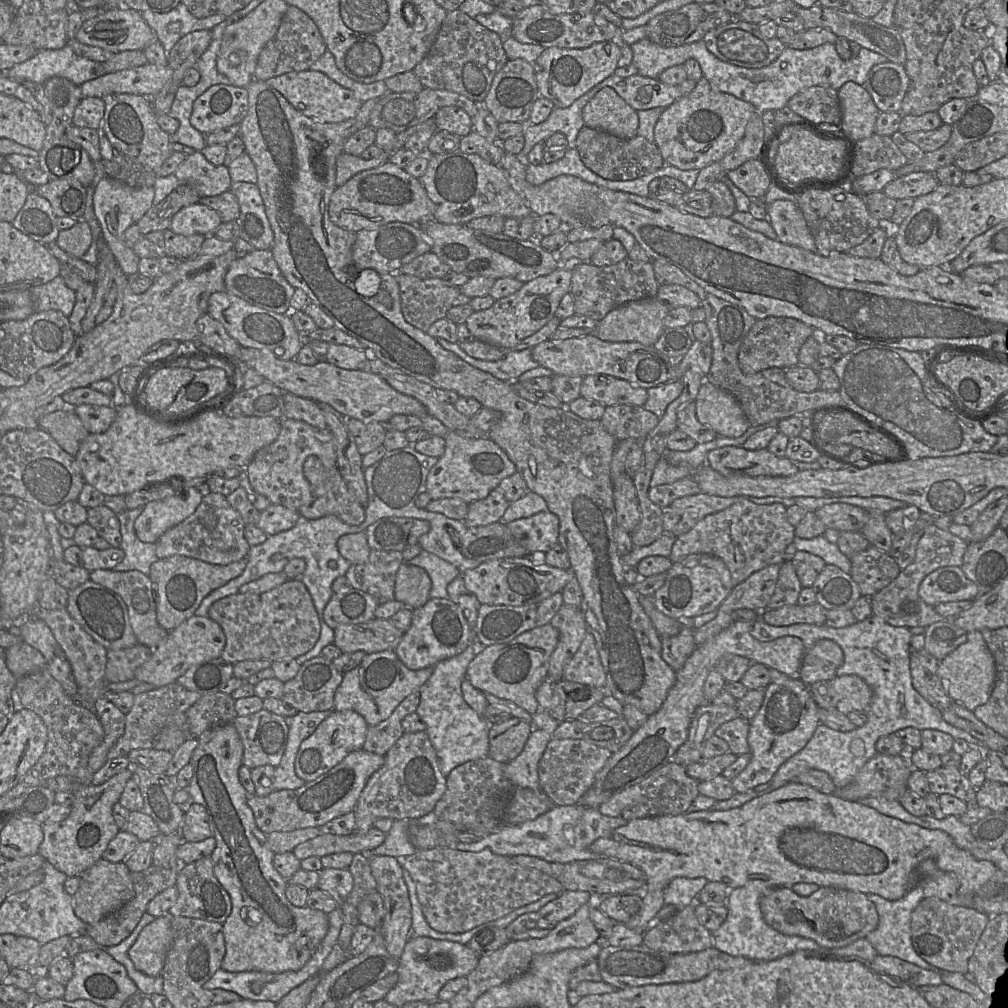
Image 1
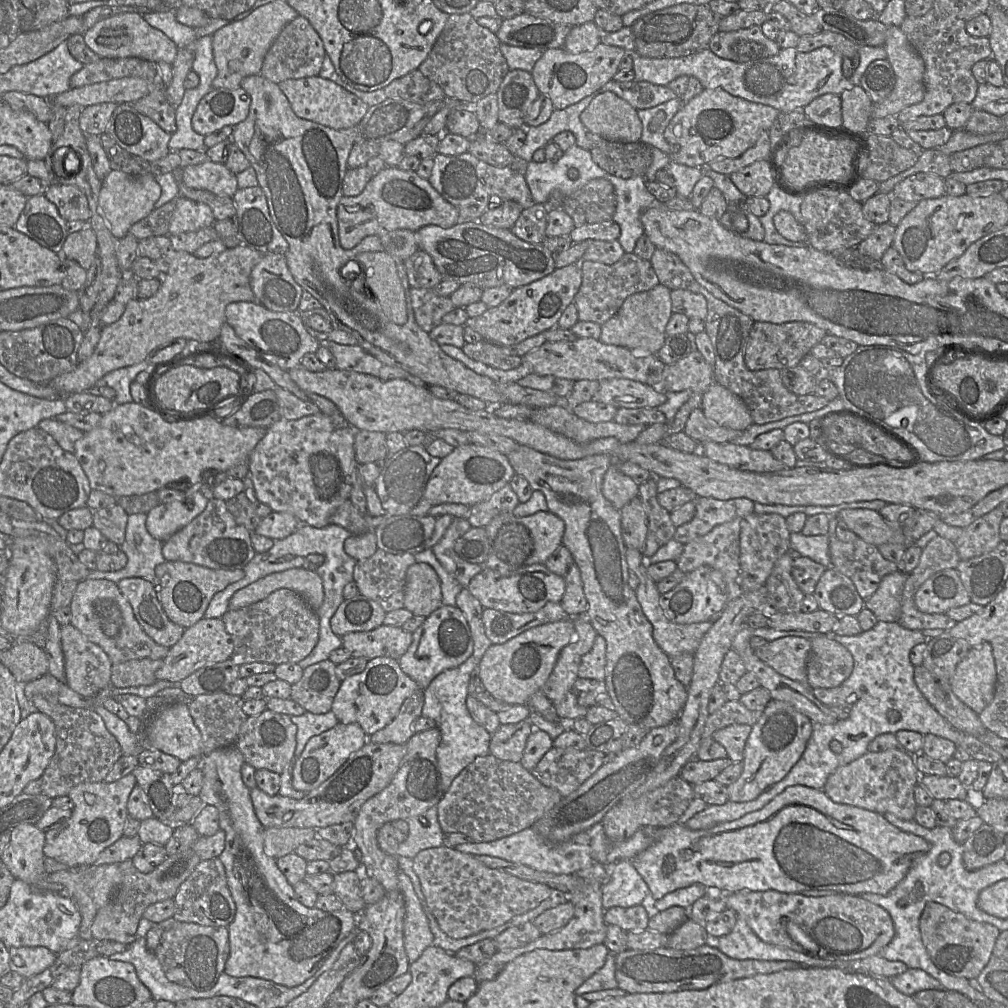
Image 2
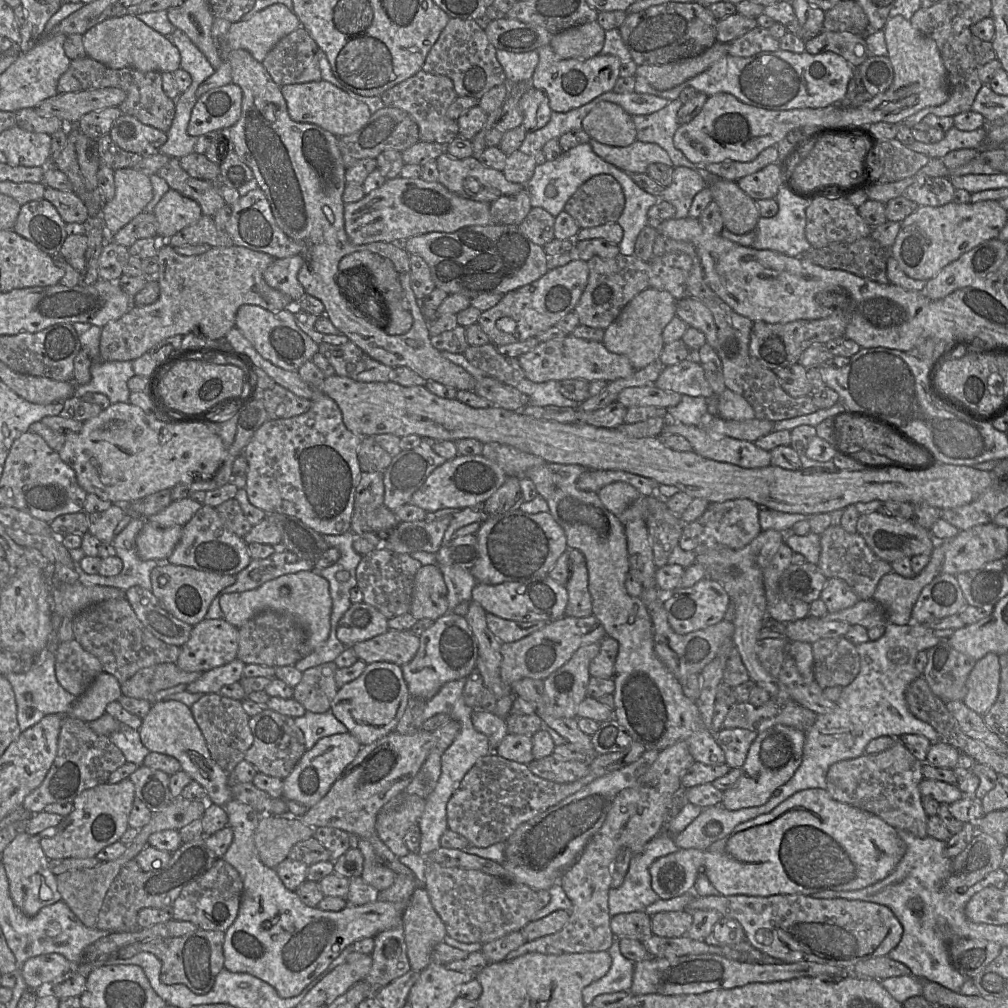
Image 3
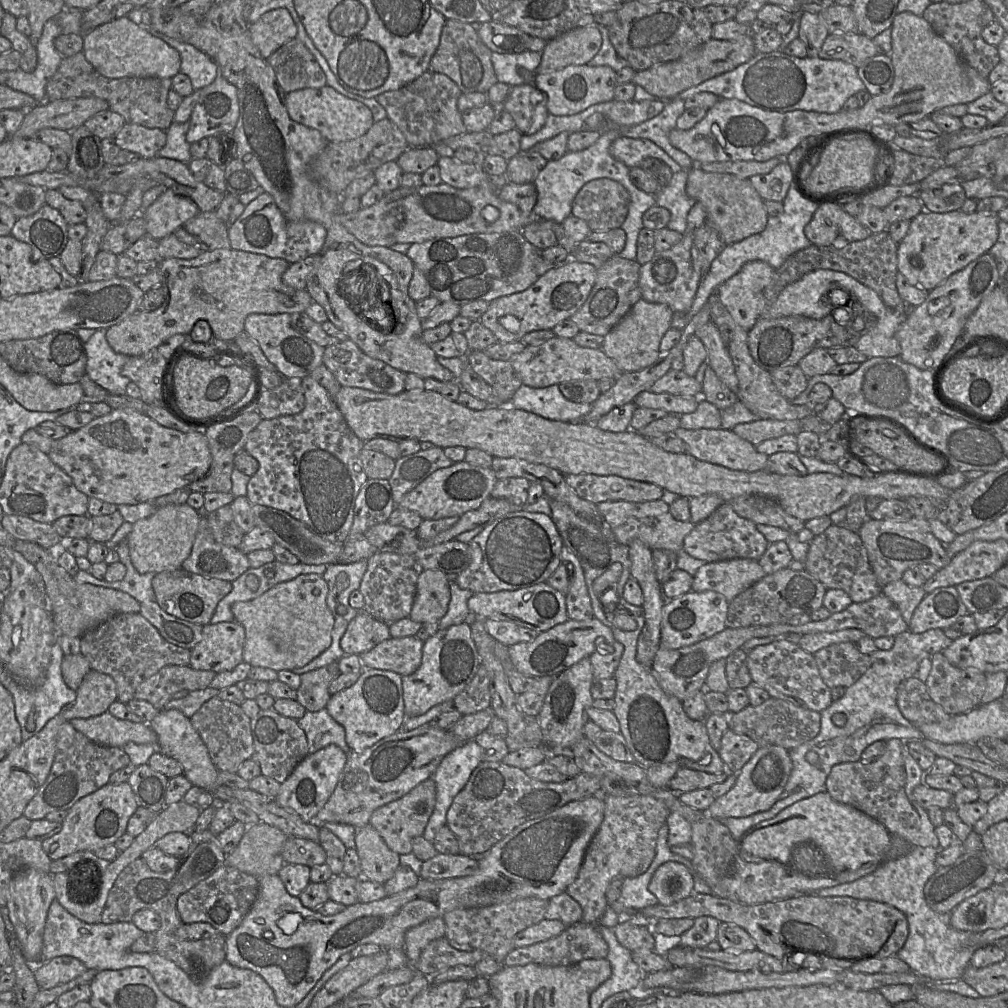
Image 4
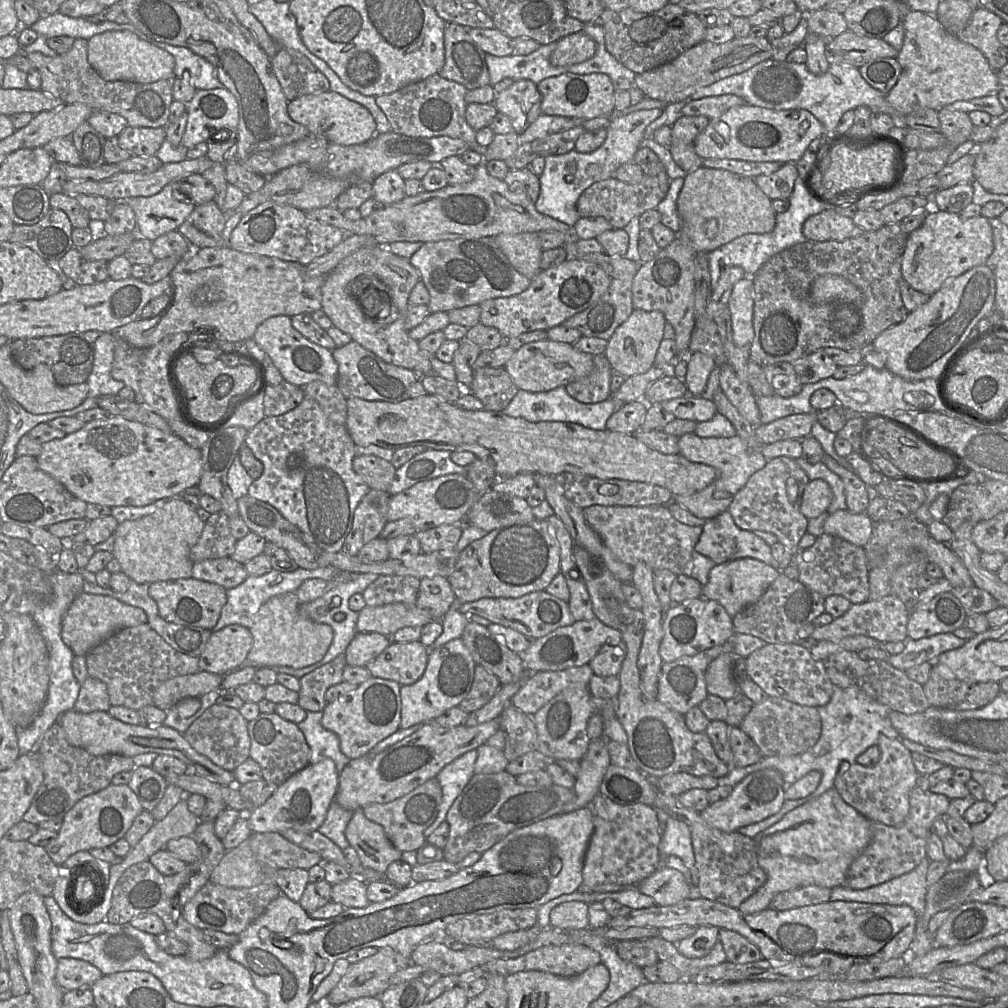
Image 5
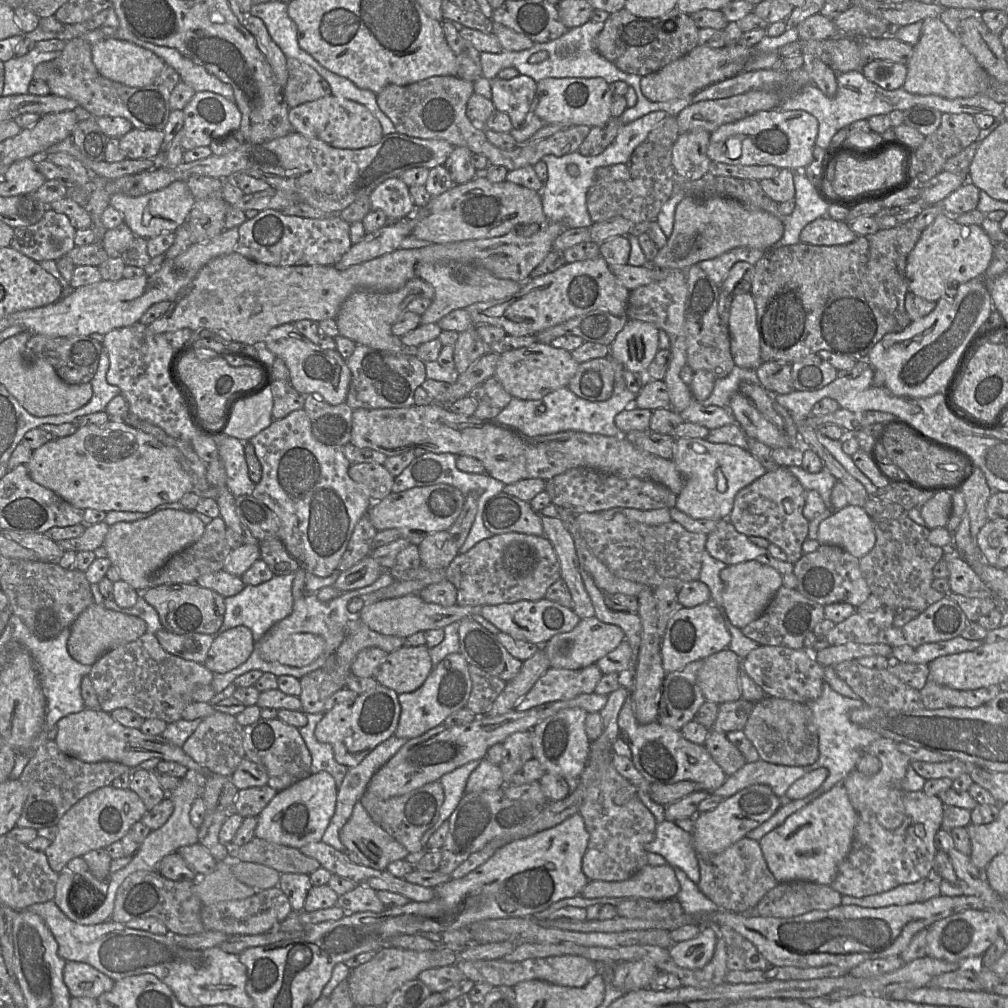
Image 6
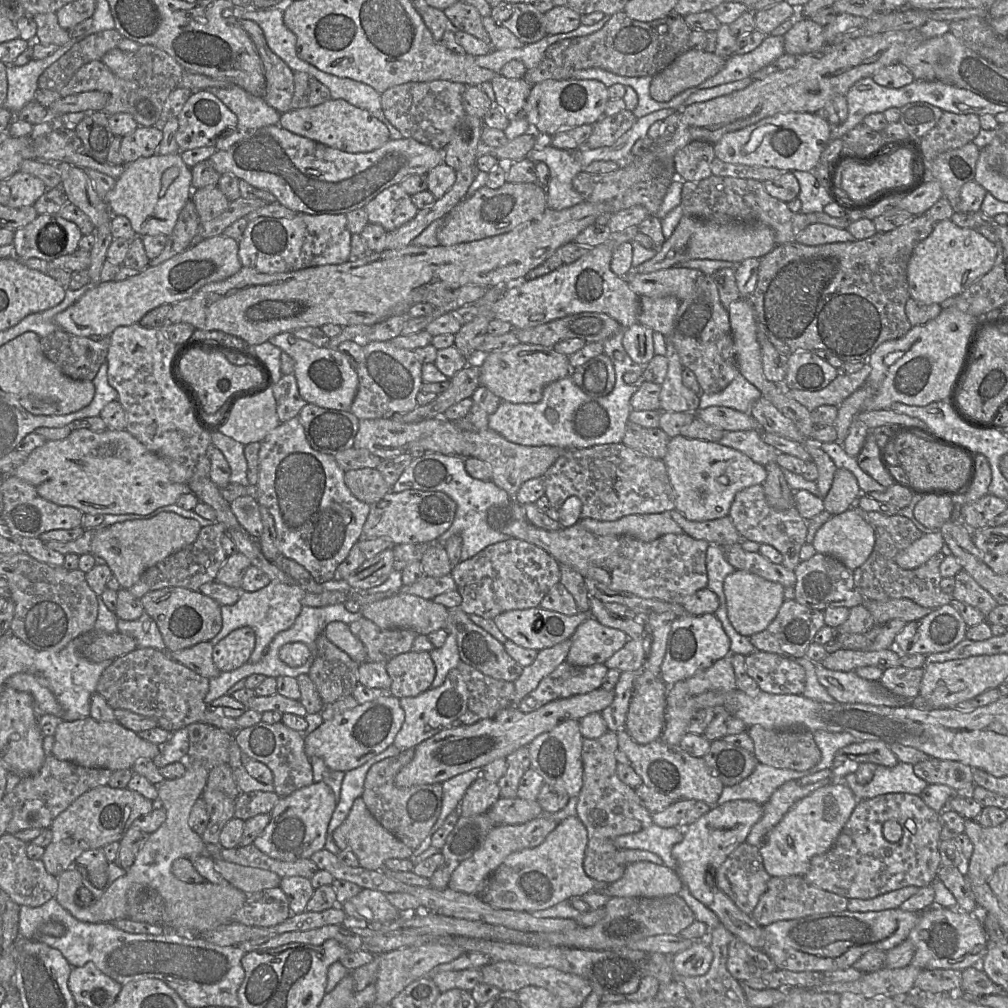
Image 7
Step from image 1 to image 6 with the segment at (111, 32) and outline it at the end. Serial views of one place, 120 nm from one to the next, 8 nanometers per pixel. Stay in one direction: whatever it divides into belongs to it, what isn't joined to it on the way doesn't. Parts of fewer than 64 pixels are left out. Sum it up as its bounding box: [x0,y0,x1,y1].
[91,38,165,87]

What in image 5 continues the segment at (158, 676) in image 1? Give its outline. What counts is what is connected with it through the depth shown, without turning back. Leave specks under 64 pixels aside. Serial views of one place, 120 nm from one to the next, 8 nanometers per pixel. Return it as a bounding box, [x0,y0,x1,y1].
[198,624,252,676]

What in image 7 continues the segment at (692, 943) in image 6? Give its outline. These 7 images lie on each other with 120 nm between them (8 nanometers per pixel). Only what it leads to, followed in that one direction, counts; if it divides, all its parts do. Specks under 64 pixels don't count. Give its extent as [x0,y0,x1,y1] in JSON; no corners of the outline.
[671,939,713,976]

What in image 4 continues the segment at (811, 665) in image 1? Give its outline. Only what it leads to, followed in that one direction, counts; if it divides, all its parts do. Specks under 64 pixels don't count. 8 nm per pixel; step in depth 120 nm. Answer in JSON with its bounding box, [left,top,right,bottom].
[813,642,871,688]

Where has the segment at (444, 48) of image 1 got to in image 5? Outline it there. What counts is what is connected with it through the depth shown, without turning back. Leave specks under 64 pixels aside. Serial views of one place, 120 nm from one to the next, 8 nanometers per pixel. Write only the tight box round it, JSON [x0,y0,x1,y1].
[439,22,490,90]

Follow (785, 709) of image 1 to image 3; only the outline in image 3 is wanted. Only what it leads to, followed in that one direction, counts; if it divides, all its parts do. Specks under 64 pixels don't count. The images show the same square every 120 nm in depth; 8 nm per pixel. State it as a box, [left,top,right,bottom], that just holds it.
[721,725,805,811]

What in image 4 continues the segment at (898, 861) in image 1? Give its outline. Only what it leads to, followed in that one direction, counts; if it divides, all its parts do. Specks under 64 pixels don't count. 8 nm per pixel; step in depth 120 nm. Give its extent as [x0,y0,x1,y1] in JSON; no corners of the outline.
[648,792,891,905]

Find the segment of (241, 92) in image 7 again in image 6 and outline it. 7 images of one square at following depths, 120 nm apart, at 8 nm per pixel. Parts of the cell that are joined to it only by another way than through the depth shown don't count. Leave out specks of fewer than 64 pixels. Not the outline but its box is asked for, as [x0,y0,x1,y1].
[114,27,234,102]

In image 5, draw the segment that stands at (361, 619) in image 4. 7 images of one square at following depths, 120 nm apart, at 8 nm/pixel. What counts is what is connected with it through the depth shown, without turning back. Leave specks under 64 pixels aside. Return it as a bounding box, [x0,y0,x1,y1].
[345,633,391,667]

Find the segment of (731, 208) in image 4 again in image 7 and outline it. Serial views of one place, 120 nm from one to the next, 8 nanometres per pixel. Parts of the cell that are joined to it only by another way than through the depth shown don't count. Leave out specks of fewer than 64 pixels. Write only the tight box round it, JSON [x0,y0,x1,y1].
[632,215,776,273]

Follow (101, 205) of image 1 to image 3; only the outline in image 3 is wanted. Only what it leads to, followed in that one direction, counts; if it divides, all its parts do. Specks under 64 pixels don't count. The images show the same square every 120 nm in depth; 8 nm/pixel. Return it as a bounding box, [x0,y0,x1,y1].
[102,168,153,235]

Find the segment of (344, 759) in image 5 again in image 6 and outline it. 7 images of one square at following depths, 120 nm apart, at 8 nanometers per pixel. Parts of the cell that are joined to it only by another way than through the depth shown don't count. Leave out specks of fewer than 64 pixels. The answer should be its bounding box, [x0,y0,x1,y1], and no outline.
[298,713,348,789]

